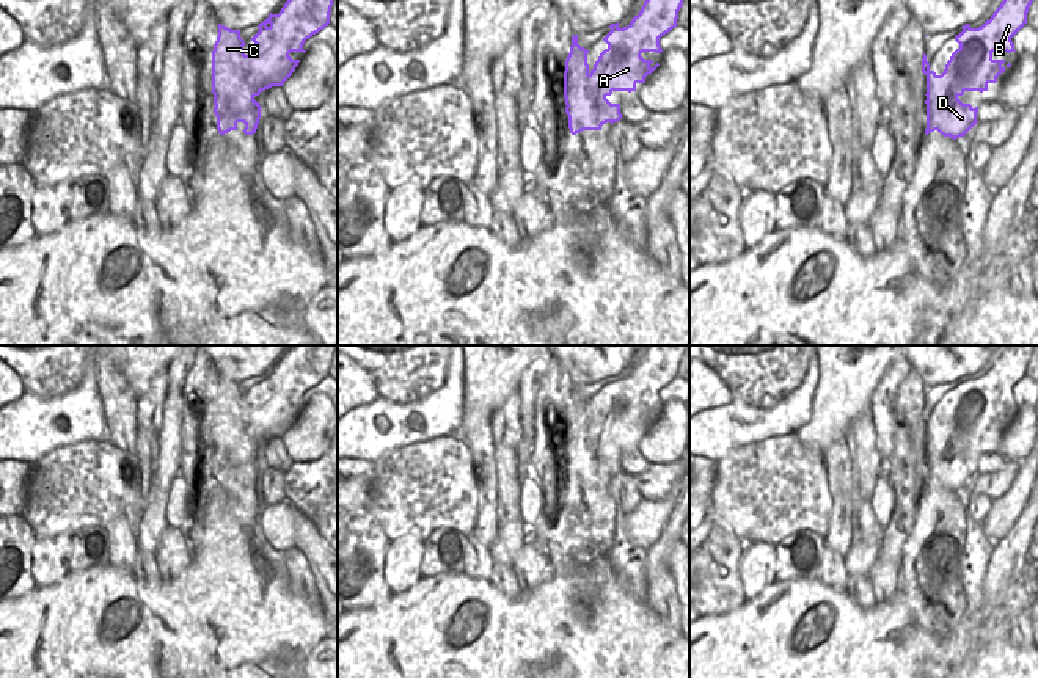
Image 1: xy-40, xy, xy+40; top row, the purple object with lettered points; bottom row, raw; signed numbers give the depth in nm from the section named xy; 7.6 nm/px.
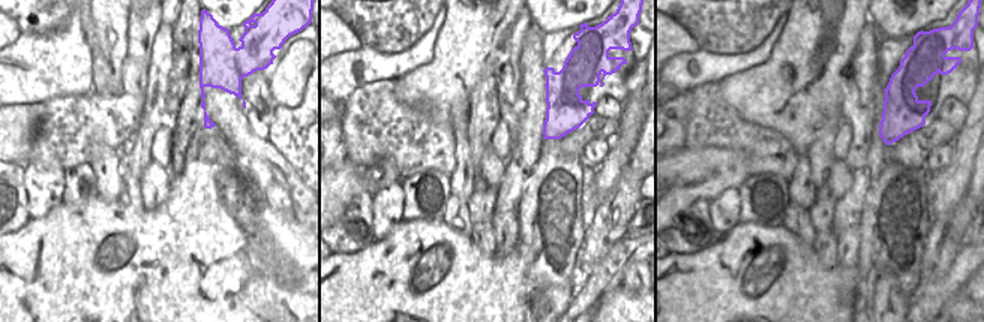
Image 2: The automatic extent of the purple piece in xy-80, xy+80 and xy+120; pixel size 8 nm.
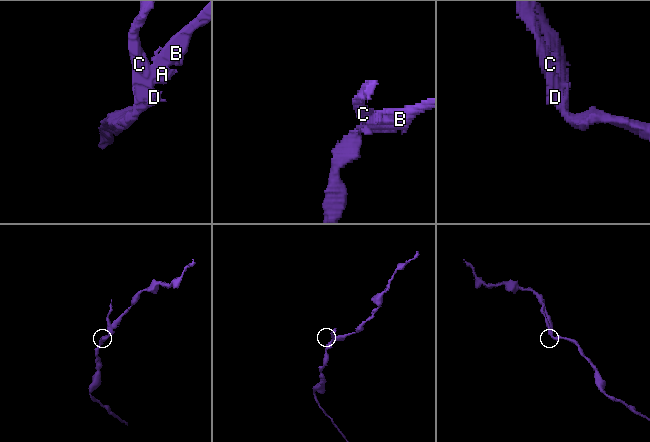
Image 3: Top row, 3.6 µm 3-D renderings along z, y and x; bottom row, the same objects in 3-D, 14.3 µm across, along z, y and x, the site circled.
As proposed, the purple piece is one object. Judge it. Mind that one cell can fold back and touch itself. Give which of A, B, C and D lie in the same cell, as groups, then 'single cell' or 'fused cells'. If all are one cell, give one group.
groups A B D / C; fused cells

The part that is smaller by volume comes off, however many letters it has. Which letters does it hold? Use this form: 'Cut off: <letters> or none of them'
Cut off: C

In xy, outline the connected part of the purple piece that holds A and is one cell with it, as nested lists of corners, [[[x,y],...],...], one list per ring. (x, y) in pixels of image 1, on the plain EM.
[[[650,345],[638,367],[620,380],[611,375],[611,383],[603,389],[608,399],[600,405],[589,425],[589,436],[578,447],[576,457],[567,457],[568,480],[572,487],[583,482],[601,482],[606,474],[622,471],[620,455],[606,449],[614,443],[636,443],[638,435],[660,416],[644,411],[642,403],[663,403],[660,389],[677,378],[678,363],[685,345]]]

